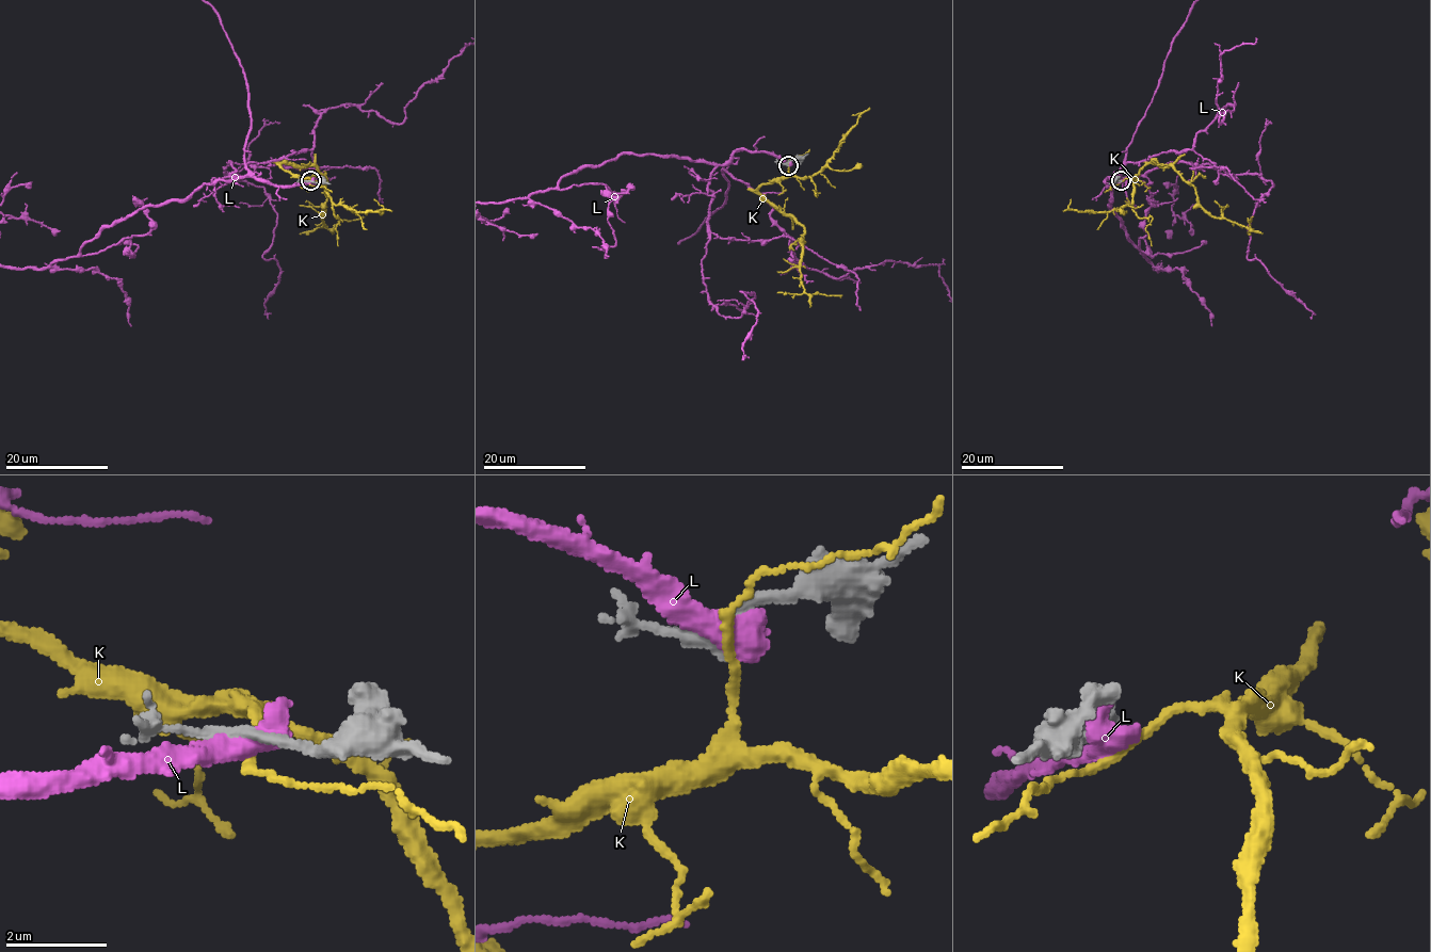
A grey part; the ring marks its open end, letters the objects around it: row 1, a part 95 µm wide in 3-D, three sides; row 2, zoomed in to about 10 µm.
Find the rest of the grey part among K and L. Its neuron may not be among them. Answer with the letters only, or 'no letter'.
no letter

